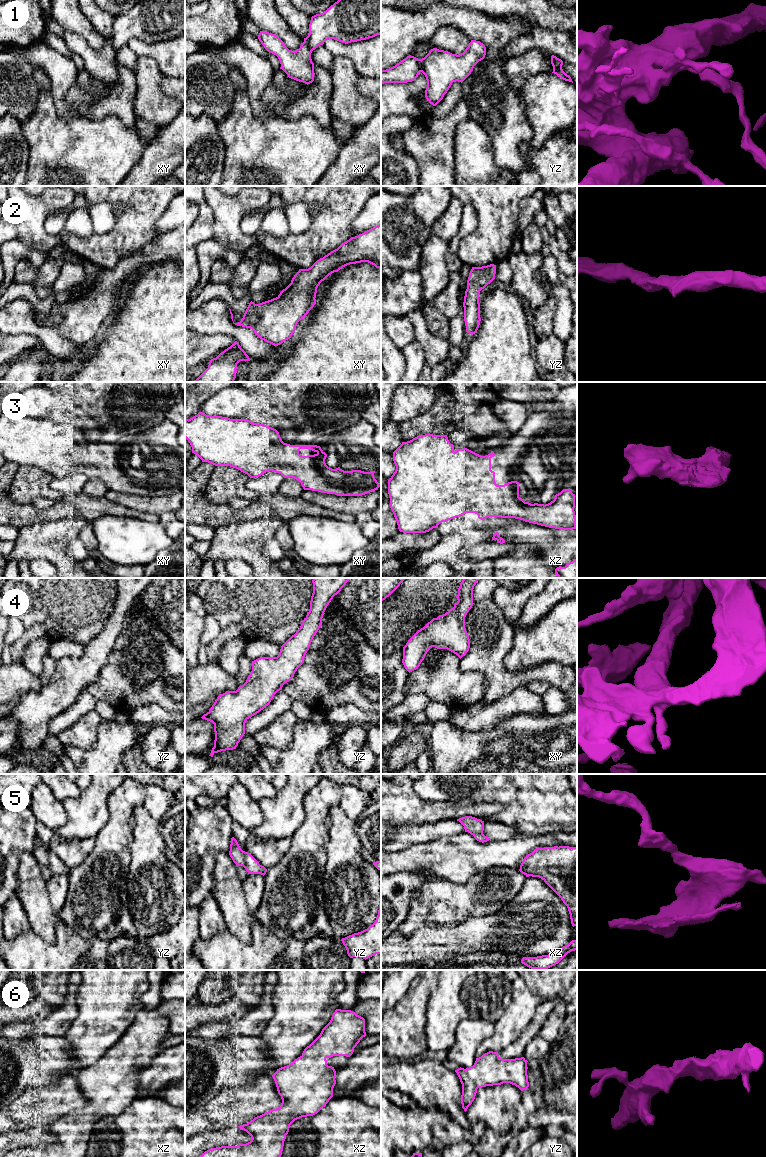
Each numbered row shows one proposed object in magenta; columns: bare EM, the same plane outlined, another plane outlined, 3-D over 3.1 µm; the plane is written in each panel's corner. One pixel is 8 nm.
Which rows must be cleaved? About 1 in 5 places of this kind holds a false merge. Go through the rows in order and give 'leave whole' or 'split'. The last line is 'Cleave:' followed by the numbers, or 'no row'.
1: leave whole
2: leave whole
3: leave whole
4: leave whole
5: leave whole
6: leave whole
Cleave: no row

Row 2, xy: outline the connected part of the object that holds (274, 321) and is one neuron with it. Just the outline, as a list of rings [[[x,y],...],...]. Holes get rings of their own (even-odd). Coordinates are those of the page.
[[[381,224],[365,231],[362,234],[359,234],[358,236],[351,237],[349,240],[342,243],[337,249],[331,251],[323,258],[317,260],[310,268],[299,269],[299,271],[292,278],[291,283],[285,289],[283,289],[276,298],[259,304],[255,304],[251,301],[241,321],[238,323],[233,323],[237,326],[252,329],[261,340],[264,340],[267,343],[270,343],[274,346],[278,346],[284,341],[291,338],[291,336],[296,330],[298,322],[305,318],[309,311],[314,307],[316,303],[315,298],[317,288],[320,285],[320,283],[324,281],[329,275],[331,275],[334,272],[338,272],[343,267],[361,262],[368,262],[374,265],[376,268],[381,269]]]

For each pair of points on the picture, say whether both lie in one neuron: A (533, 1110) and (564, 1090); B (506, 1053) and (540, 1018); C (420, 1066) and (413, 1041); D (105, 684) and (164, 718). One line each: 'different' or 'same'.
A: same
B: same
C: different
D: different

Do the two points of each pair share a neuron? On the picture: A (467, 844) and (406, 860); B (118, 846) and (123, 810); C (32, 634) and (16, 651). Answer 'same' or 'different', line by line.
A: same
B: same
C: same

